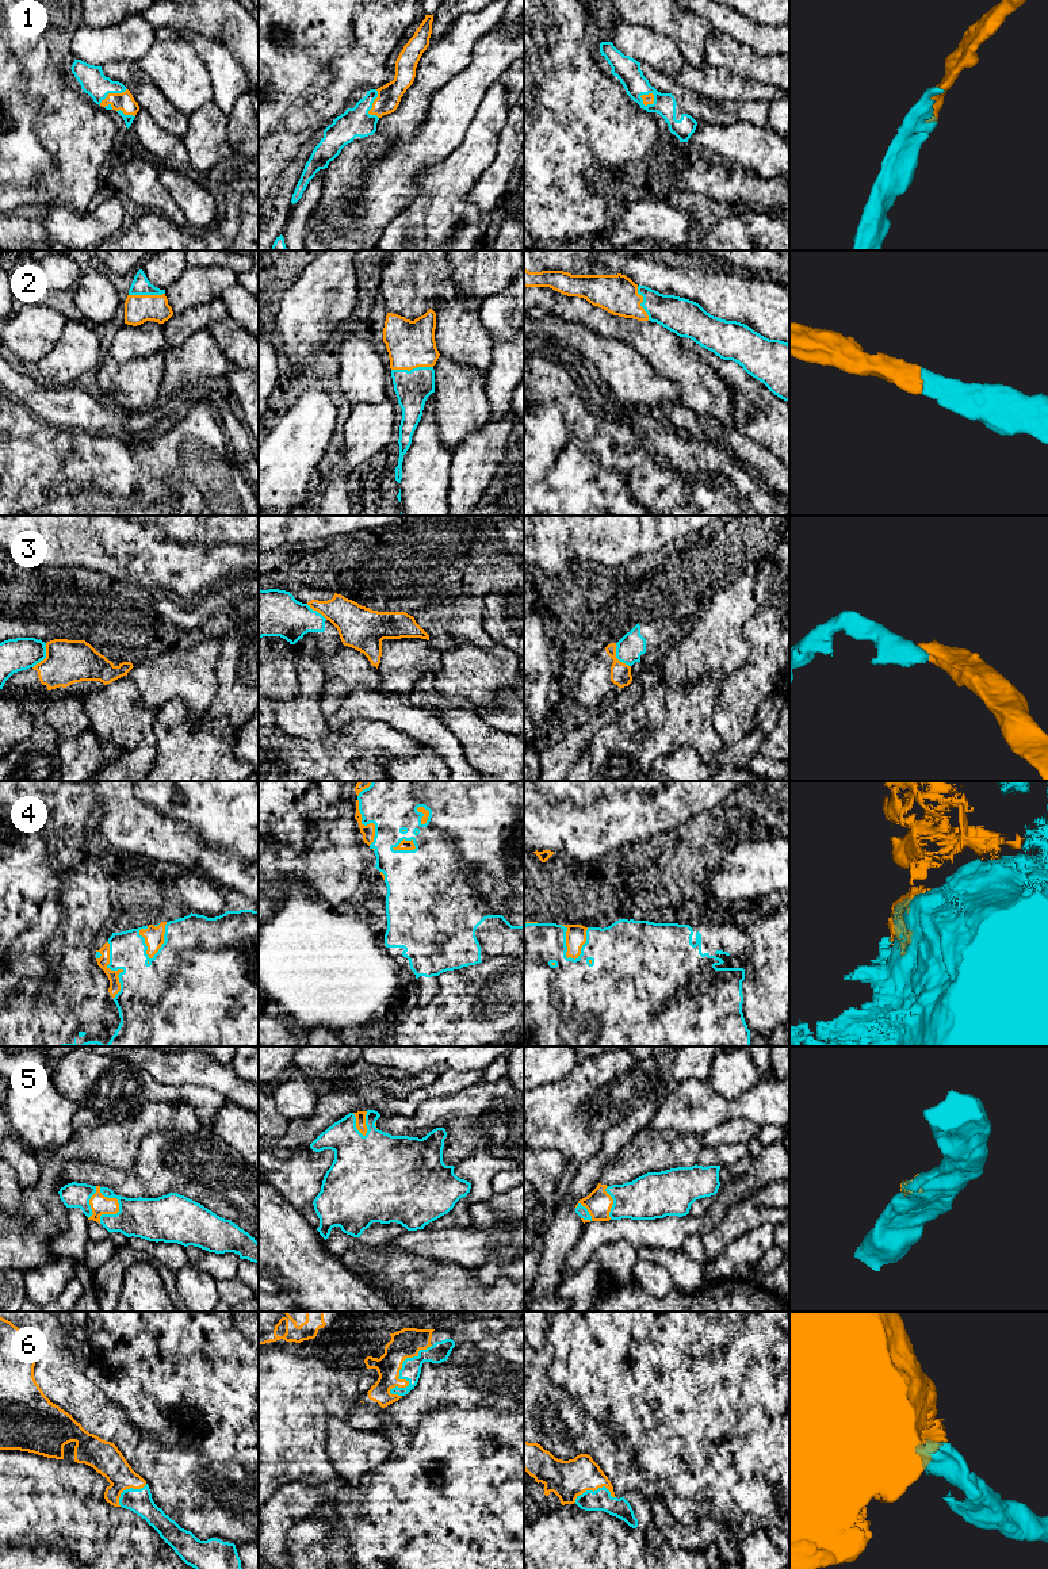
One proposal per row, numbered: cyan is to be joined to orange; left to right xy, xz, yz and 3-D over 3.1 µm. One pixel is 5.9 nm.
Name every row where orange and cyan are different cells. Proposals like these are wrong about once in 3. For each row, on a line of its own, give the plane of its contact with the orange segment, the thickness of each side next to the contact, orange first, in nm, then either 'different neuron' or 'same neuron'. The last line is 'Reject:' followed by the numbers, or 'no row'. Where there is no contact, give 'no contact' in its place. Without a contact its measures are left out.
1: contact in yz; calibres 60 and 150 nm; same neuron
2: contact in xz; calibres 280 and 200 nm; same neuron
3: contact in yz; calibres 130 and 160 nm; different neuron
4: contact in xy; calibres 120 and 500 nm; different neuron
5: contact in xy; calibres 110 and 260 nm; same neuron
6: contact in xz; calibres 170 and 120 nm; same neuron
Reject: 3, 4

